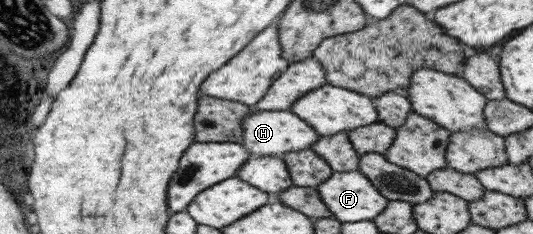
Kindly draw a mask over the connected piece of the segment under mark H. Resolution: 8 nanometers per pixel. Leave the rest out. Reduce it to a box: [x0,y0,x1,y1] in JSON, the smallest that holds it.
[239,110,318,157]

